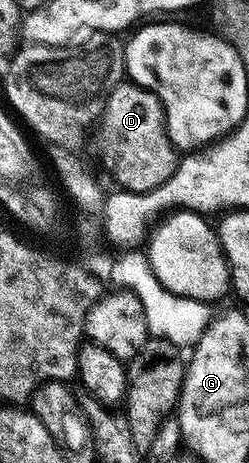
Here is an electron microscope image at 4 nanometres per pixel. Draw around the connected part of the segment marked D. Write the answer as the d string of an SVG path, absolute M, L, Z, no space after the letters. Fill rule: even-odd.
M125 82L126 84L118 84L114 89L109 89L108 95L105 97L106 109L100 112L100 120L102 116L102 164L110 171L110 176L115 180L119 189L128 192L151 192L156 186L160 186L164 182L168 182L168 178L172 178L172 174L178 169L178 162L180 159L179 153L176 151L173 144L170 142L170 135L166 132L166 116L162 112L162 103L156 98L156 94L152 94L147 88L141 88L139 84L133 82Z

